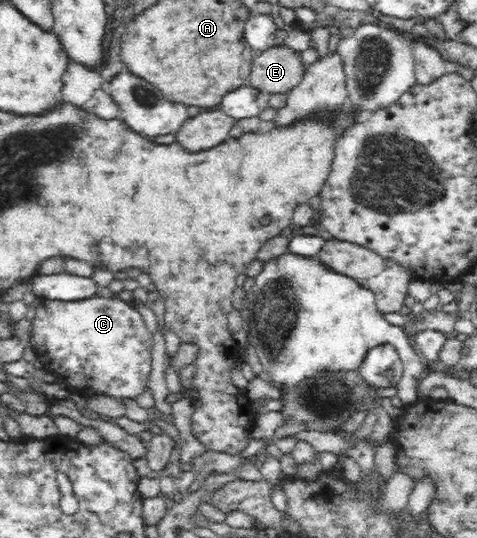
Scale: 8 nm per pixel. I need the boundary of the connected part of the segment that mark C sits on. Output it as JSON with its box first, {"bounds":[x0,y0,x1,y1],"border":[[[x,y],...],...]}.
{"bounds":[30,293,153,399],"border":[[[109,293],[85,301],[42,299],[35,306],[30,337],[32,350],[44,362],[46,369],[54,374],[55,381],[64,385],[67,391],[133,399],[148,385],[152,370],[153,334],[145,327],[135,306]]]}

